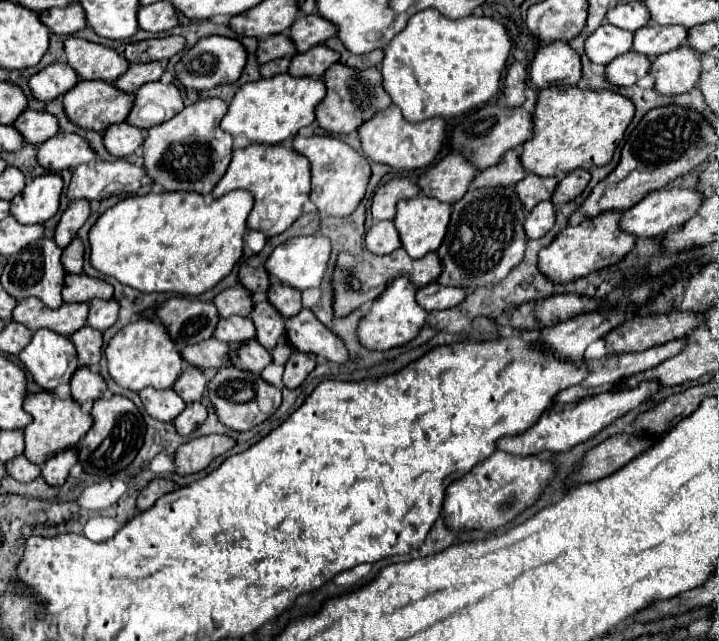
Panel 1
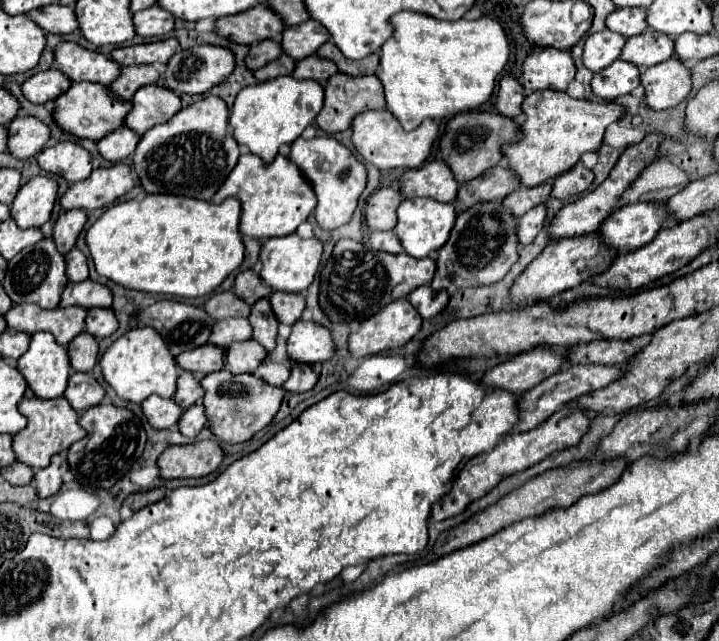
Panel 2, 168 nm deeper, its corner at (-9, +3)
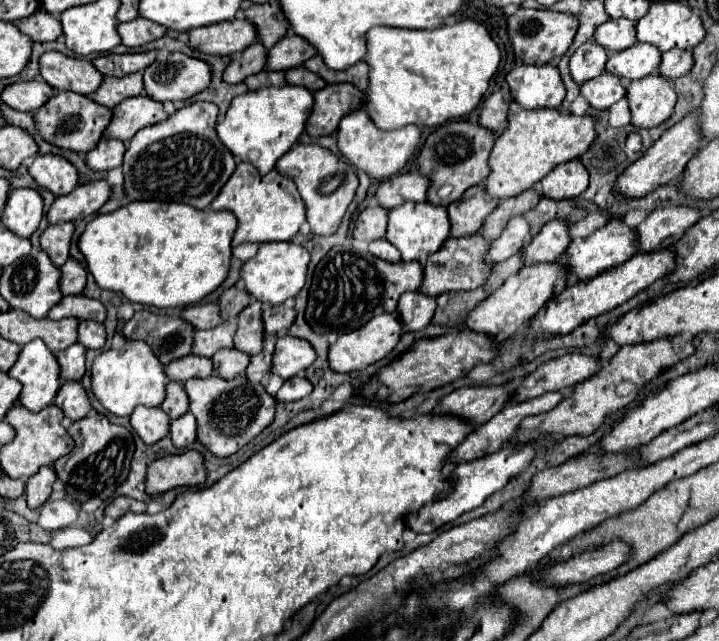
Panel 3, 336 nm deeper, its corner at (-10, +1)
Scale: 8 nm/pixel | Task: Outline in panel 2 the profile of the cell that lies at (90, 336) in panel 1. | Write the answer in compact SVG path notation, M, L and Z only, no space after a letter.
M81 332L71 340L67 348L71 368L77 372L91 372L97 362L97 352L99 352L97 338L91 336L89 332Z

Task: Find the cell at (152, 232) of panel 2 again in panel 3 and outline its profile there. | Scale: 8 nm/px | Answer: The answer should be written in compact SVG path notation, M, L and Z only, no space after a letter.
M130 202L88 222L78 240L78 248L86 256L88 270L100 288L122 292L130 302L146 306L184 308L198 304L226 280L232 260L234 230L236 216L230 210L196 210L178 202Z

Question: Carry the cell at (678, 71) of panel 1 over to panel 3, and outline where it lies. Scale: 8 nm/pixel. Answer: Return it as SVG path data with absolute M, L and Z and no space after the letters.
M650 74L642 80L634 80L626 86L632 124L638 128L652 128L662 124L674 110L676 90L662 74Z

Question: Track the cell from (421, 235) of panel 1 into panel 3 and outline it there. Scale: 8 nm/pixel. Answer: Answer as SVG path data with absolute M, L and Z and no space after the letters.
M406 202L390 210L386 238L400 250L402 260L406 262L410 260L424 262L430 254L434 254L446 242L448 236L450 236L450 220L448 220L448 212L444 206L434 206L428 202L422 202L422 204Z

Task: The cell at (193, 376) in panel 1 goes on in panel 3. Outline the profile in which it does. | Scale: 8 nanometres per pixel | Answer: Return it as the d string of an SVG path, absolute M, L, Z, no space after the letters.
M168 382L166 386L166 400L162 402L164 412L168 412L170 418L180 418L188 410L188 394L184 390L184 384L180 382Z

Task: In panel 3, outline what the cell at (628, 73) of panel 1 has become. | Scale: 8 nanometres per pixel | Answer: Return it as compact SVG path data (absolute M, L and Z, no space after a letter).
M602 72L600 76L584 82L580 86L580 94L590 102L592 108L610 108L614 102L626 96L626 86L620 76L610 72Z

